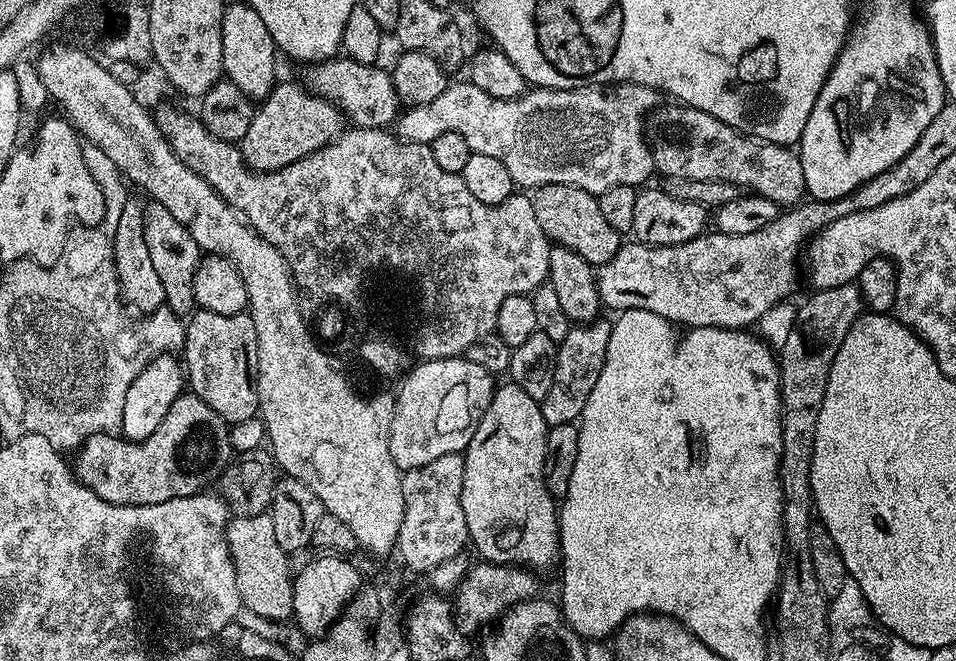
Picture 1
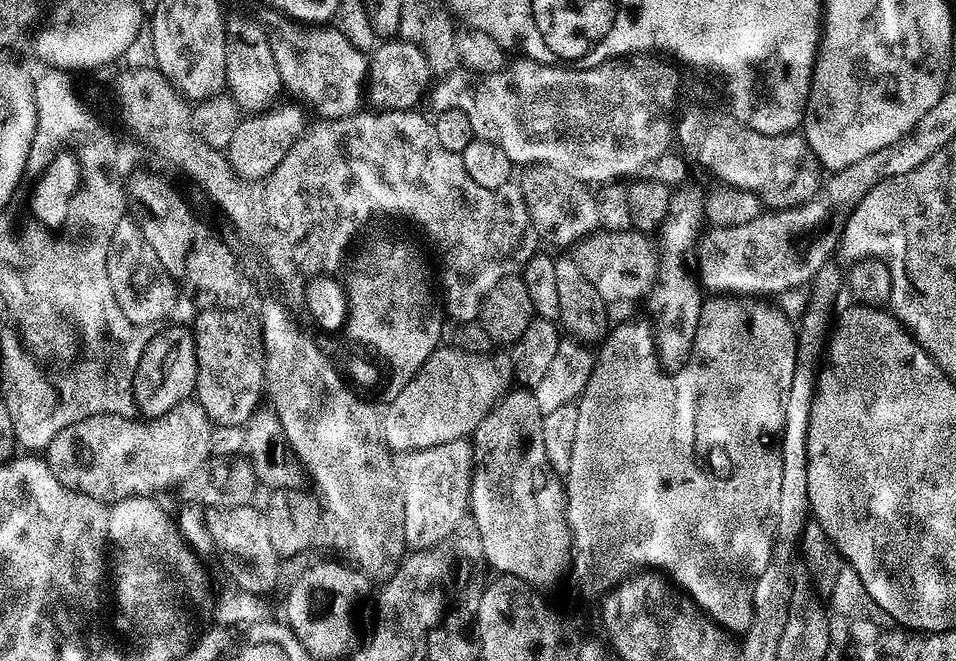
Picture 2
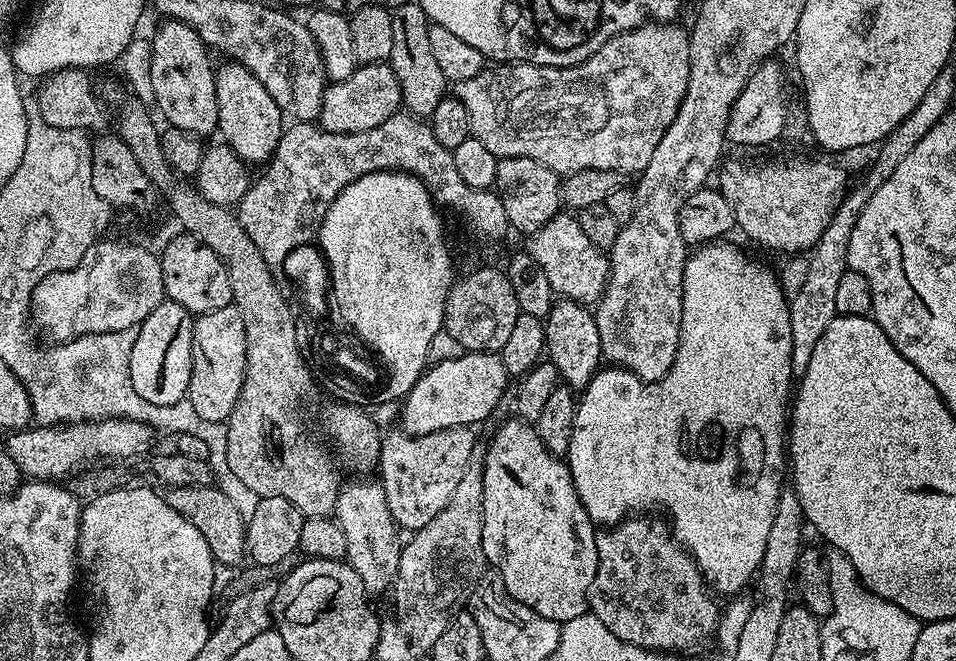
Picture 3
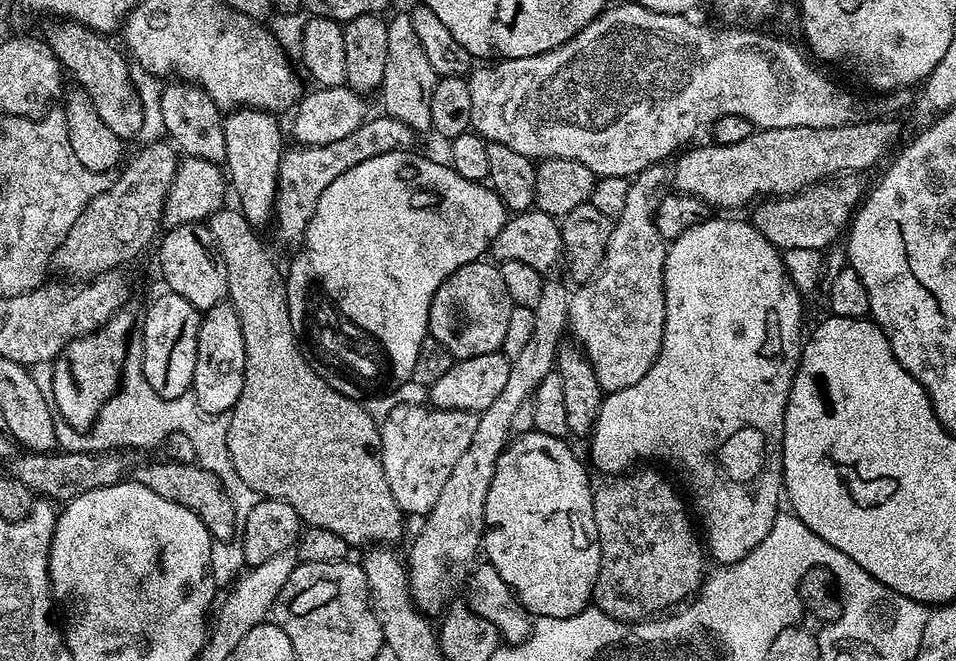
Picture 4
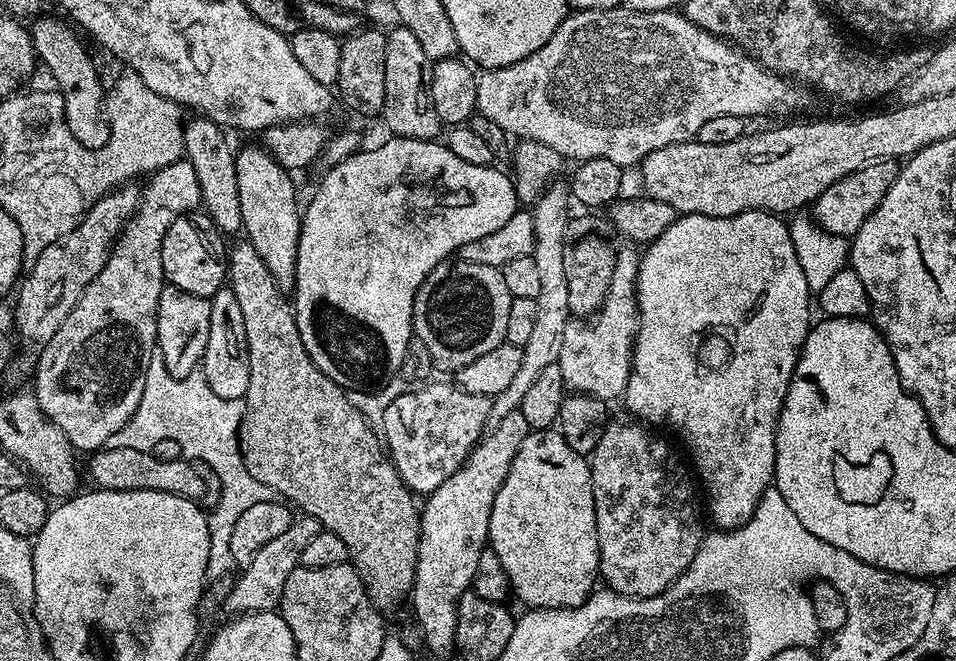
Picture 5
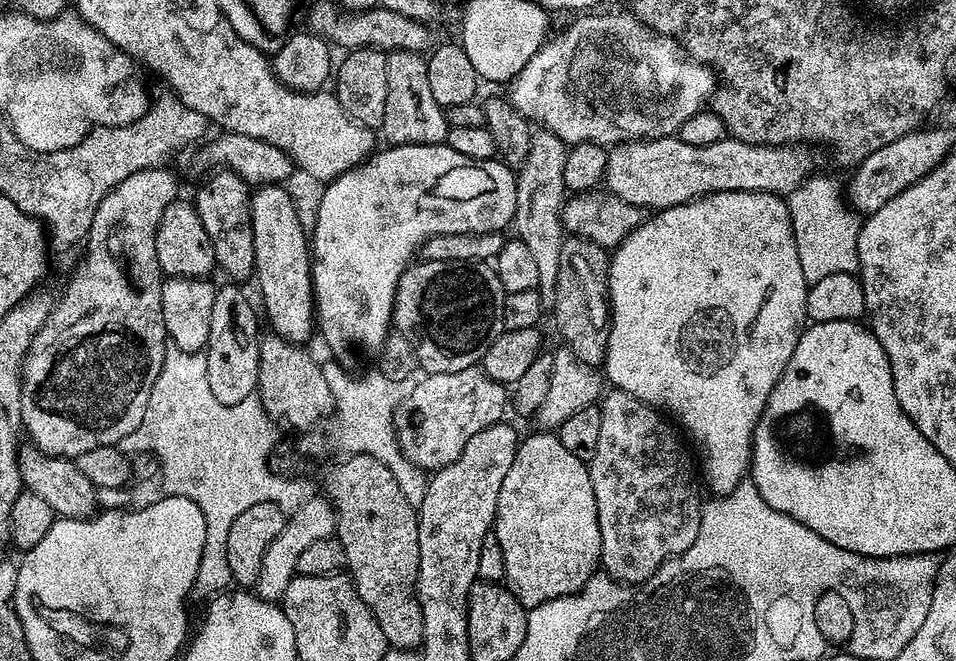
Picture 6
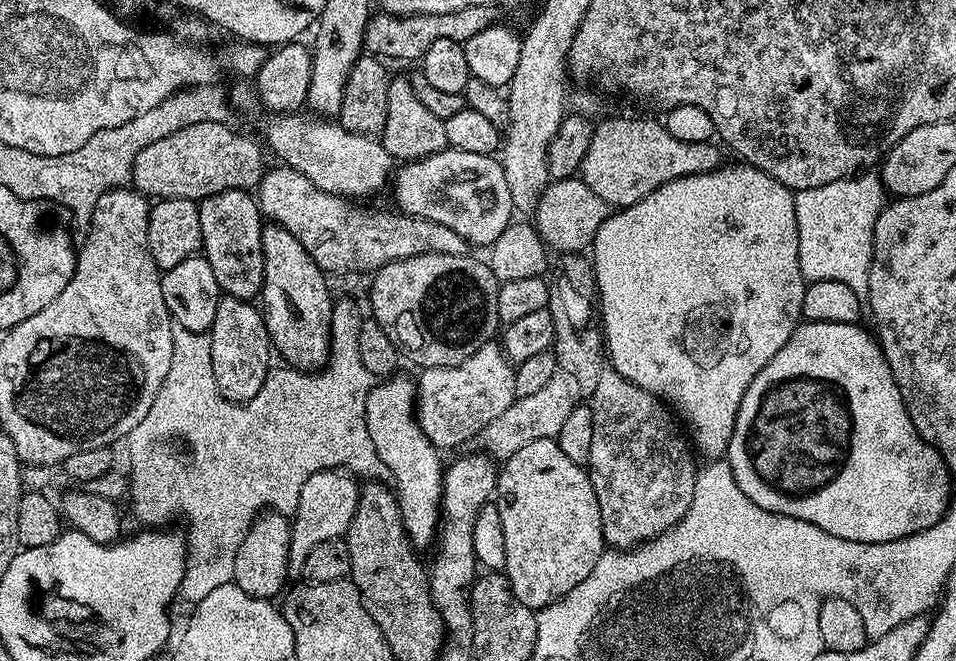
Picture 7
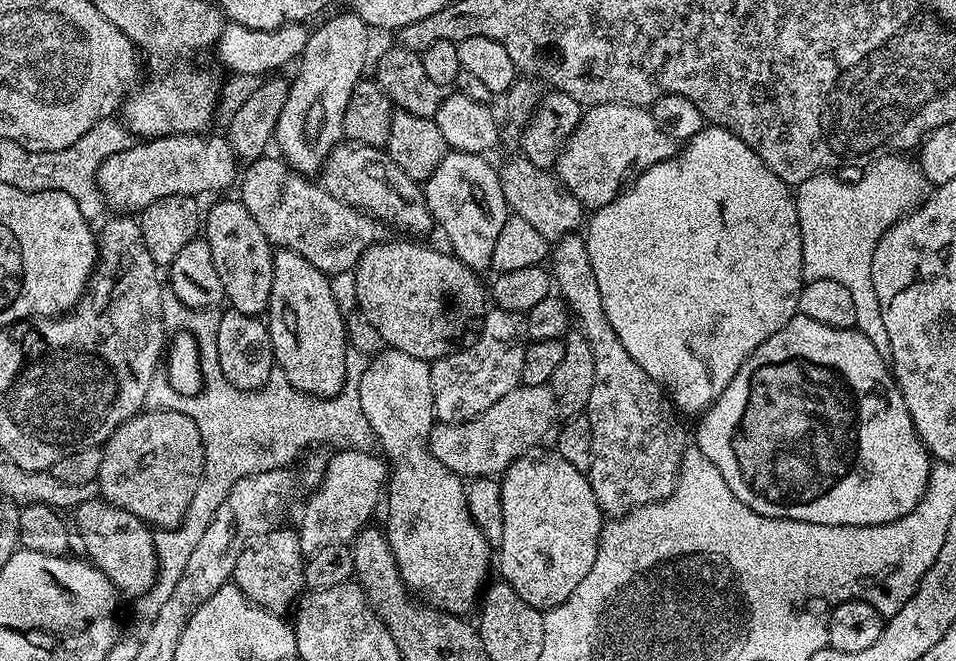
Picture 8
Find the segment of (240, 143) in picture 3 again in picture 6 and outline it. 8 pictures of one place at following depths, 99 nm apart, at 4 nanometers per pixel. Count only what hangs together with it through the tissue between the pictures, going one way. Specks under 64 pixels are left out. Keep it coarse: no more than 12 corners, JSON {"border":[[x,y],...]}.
{"border":[[279,184],[250,196],[255,283],[284,340],[314,336],[306,224]]}

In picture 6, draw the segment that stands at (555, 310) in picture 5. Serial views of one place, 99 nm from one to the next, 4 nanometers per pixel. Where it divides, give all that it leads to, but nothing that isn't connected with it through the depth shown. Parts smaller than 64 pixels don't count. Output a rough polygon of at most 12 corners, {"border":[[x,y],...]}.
{"border":[[536,130],[516,172],[515,235],[556,298],[569,145]]}

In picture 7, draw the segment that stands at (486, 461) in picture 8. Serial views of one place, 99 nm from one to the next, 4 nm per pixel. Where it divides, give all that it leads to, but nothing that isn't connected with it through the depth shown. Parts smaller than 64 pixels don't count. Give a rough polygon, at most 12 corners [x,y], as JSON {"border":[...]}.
{"border":[[558,370],[538,394],[517,396],[478,443],[509,460],[530,442],[555,440],[581,400]]}

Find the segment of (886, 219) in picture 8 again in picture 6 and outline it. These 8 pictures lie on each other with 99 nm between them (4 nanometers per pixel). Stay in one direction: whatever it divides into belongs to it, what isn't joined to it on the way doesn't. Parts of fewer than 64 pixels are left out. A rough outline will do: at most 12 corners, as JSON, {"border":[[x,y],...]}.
{"border":[[813,174],[786,199],[802,278],[860,267],[862,220]]}

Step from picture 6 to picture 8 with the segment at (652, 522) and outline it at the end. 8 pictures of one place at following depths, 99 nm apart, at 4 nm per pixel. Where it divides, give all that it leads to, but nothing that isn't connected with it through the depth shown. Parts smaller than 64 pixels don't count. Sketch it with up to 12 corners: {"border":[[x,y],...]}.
{"border":[[587,239],[550,271],[594,354],[586,409],[601,513],[675,491],[686,447],[669,393],[614,334]]}

